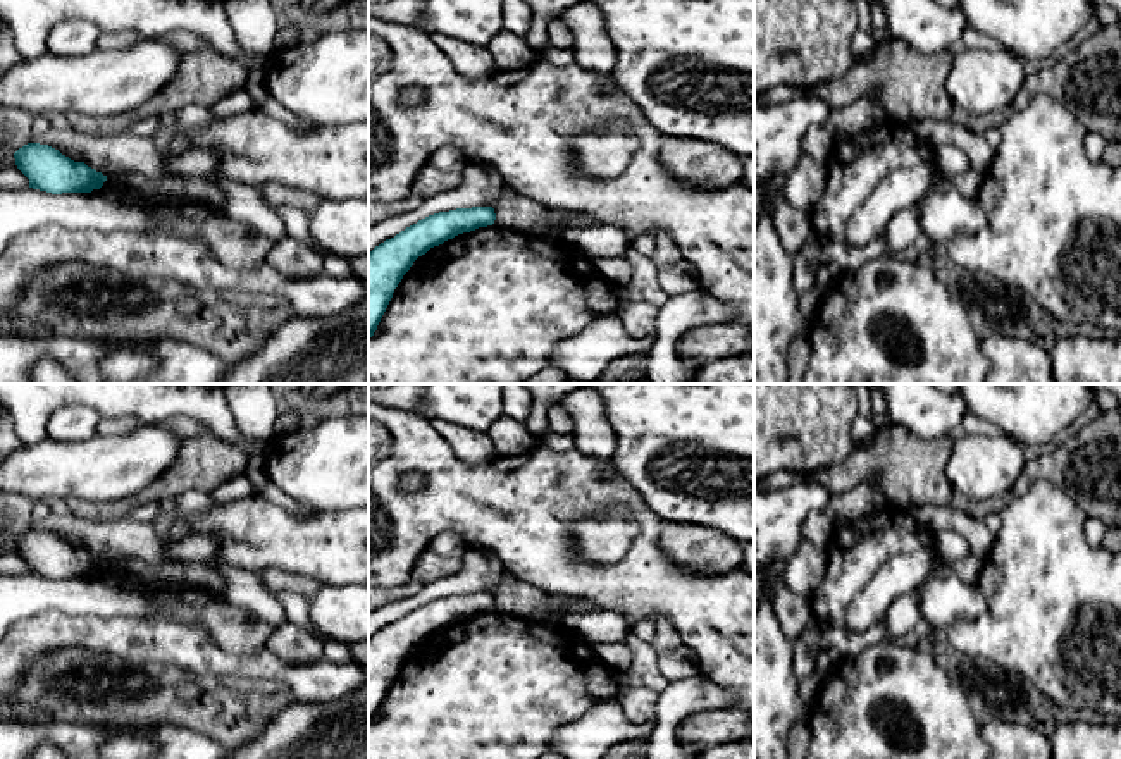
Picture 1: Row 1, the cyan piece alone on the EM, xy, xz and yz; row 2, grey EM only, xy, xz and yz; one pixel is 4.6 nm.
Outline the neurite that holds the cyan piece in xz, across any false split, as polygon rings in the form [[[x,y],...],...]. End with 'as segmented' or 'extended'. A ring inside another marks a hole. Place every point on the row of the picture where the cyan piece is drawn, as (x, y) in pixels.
[[[505,189],[499,200],[492,207],[472,207],[472,208],[439,212],[406,227],[394,238],[386,239],[369,253],[369,339],[377,330],[377,325],[403,275],[410,270],[413,262],[418,256],[425,255],[430,248],[439,246],[458,234],[470,232],[479,227],[487,227],[492,224],[525,231],[534,225],[554,225],[558,229],[565,229],[568,222],[572,222],[575,227],[596,224],[591,217],[584,213],[567,213],[567,212],[551,210],[536,203],[527,196],[522,196],[511,189]]] | extended

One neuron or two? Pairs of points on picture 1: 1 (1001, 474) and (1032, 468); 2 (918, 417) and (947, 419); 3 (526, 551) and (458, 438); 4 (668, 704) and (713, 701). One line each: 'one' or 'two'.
1: two
2: one
3: two
4: one

